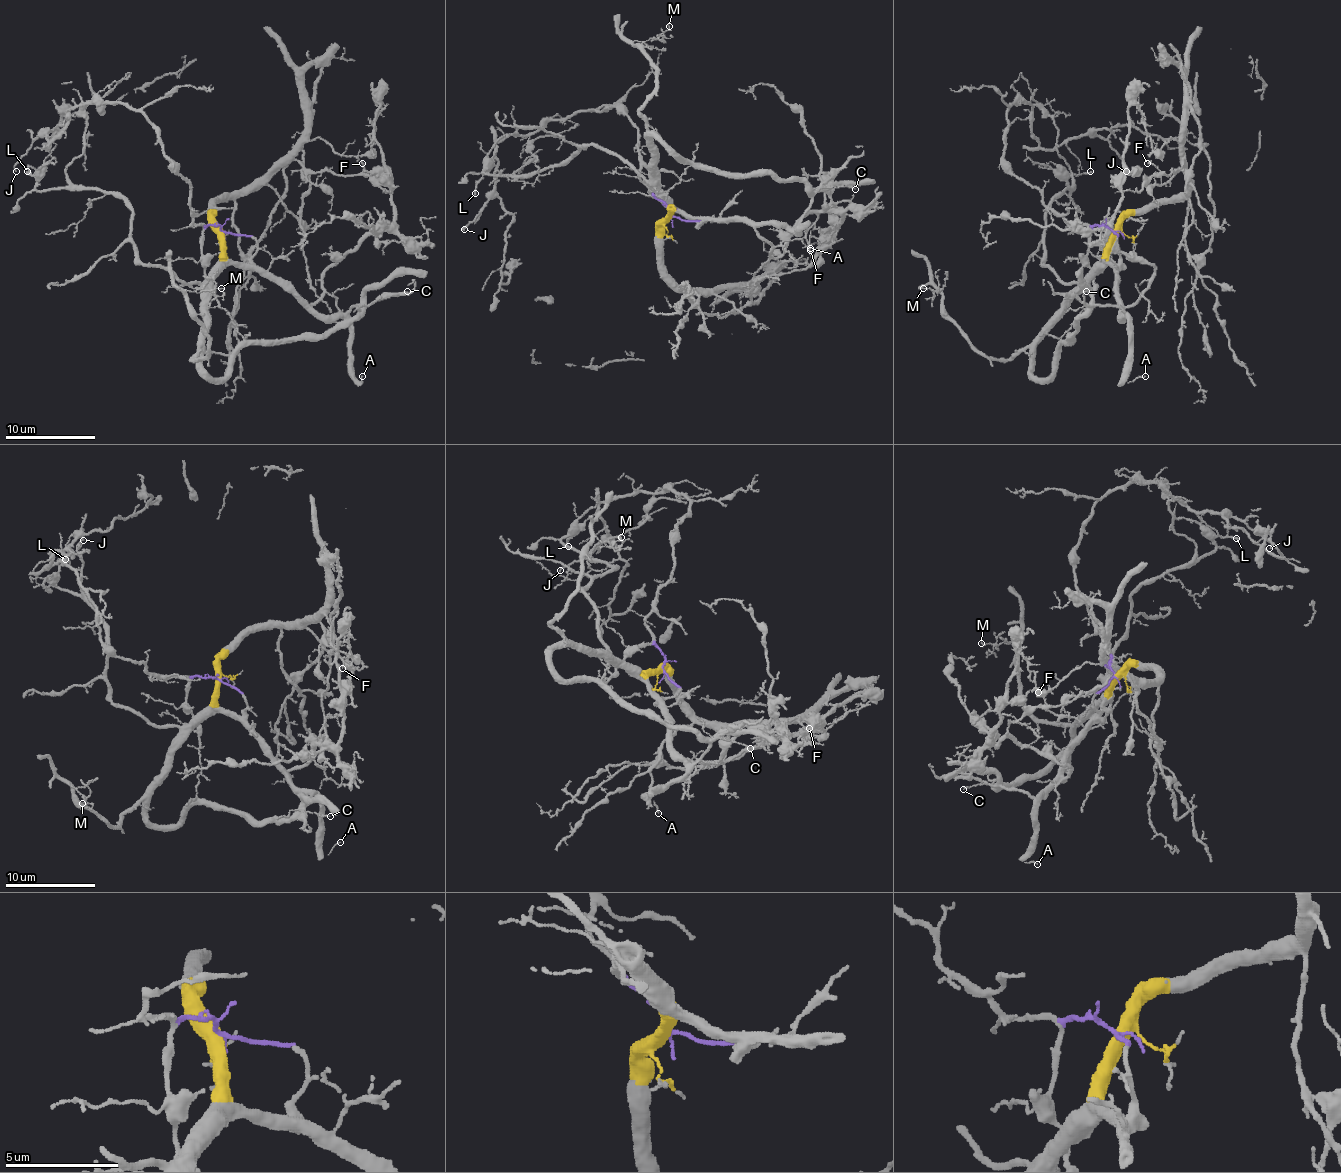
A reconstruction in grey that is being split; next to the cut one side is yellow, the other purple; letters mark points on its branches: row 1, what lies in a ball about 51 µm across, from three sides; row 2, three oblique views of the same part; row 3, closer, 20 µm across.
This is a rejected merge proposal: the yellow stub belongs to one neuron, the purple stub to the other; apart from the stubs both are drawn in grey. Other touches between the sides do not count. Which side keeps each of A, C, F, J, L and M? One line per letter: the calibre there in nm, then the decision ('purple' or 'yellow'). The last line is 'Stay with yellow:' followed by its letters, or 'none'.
A: calibre 100 nm; yellow
C: calibre 110 nm; yellow
F: calibre 90 nm; yellow
J: calibre 120 nm; purple
L: calibre 160 nm; yellow
M: calibre 120 nm; yellow
Stay with yellow: A, C, F, L, M

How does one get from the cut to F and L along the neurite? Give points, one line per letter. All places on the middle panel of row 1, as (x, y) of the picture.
F: (670, 216), (661, 227), (661, 263), (682, 288), (747, 286), (763, 277), (803, 270), (812, 261), (810, 250)
L: (670, 216), (652, 187), (616, 155), (592, 144), (578, 149), (558, 164), (520, 176), (484, 171), (475, 194)

